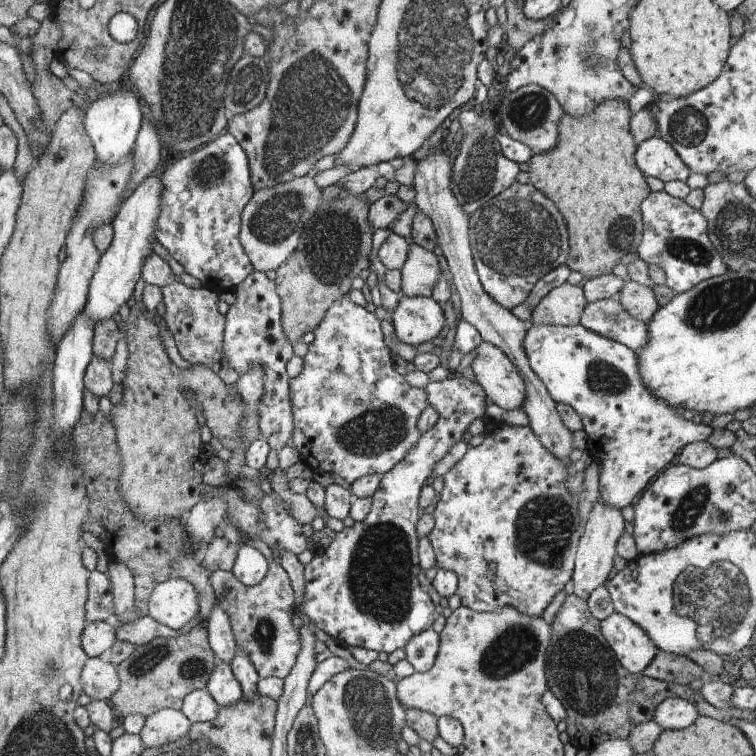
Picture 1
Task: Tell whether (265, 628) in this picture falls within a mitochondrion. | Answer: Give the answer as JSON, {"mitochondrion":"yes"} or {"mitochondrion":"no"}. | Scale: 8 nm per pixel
{"mitochondrion":"yes"}

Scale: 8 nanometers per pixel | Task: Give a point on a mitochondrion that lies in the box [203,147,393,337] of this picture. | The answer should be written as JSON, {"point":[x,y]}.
{"point":[335,244]}

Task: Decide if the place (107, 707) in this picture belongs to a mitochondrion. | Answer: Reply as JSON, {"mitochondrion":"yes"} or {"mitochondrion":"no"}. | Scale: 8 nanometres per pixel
{"mitochondrion":"no"}

